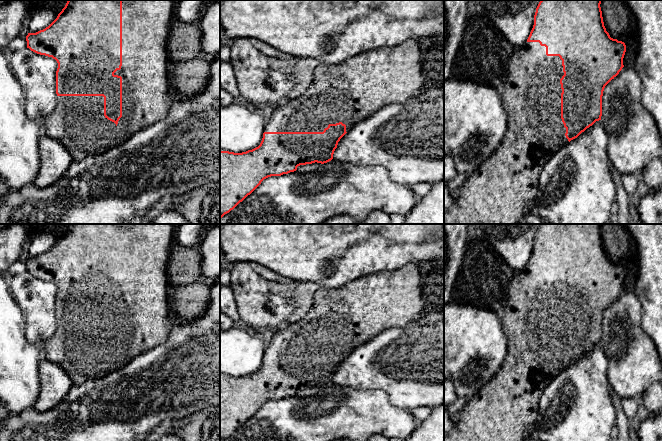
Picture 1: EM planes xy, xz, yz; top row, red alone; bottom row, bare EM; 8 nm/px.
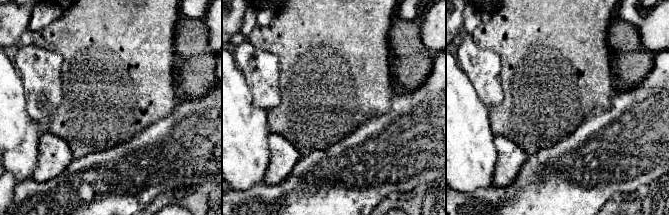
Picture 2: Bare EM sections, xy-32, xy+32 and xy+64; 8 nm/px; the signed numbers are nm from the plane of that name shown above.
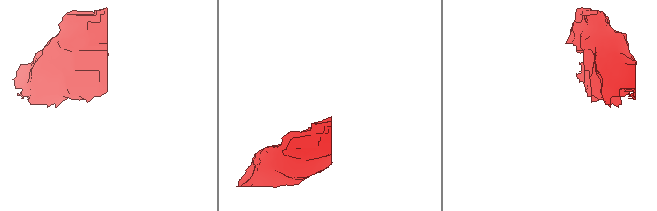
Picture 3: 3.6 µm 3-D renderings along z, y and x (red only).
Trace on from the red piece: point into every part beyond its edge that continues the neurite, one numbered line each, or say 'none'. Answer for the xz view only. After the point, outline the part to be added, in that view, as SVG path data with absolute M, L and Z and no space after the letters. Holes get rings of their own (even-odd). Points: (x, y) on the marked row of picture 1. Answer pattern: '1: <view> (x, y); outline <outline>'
1: xz (350, 91); outline M416 39L398 46L364 51L338 64L320 63L306 91L266 116L264 132L323 132L329 124L342 122L346 132L383 107L403 104L421 92L425 77Z

